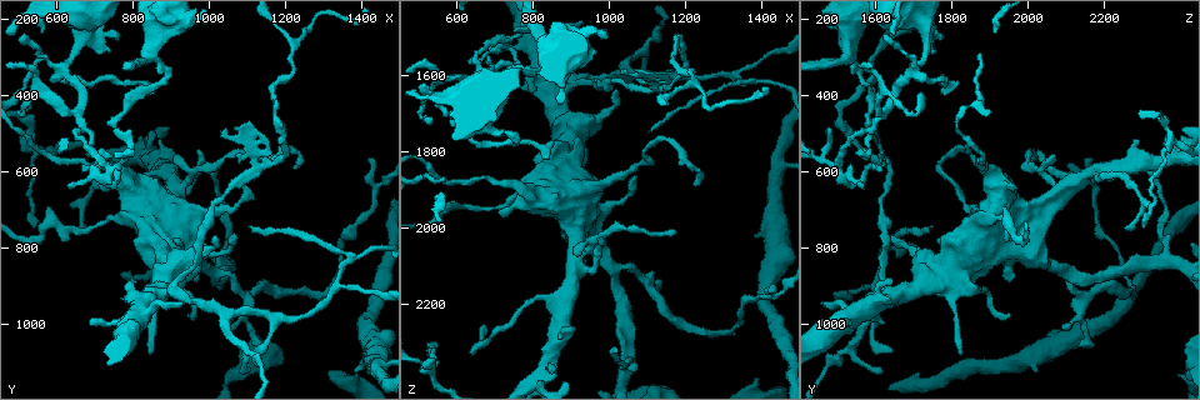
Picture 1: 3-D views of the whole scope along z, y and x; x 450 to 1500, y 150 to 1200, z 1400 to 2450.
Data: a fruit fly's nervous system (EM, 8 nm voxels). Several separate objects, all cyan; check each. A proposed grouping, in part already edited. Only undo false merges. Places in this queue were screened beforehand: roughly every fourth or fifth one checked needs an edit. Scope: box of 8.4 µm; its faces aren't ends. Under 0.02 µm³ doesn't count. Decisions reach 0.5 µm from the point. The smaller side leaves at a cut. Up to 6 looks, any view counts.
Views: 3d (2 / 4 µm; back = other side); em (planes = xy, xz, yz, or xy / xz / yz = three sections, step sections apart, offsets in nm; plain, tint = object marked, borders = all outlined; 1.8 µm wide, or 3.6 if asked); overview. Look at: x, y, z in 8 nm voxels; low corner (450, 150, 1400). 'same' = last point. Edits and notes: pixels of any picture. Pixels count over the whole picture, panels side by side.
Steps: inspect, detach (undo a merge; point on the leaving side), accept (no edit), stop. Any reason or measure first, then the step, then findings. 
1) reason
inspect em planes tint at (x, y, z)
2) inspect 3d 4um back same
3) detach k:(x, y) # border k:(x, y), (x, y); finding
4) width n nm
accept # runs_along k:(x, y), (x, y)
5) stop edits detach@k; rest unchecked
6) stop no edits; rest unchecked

thick turns thin
inspect 3d 4um back at (870, 735, 1900)

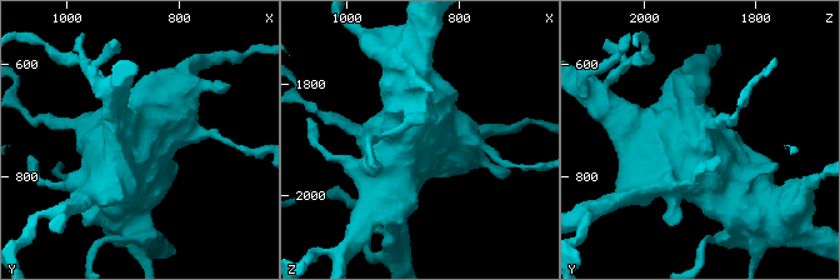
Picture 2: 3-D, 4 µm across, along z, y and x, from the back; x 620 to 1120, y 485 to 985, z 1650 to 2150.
inspect em 3.6um planes tint same

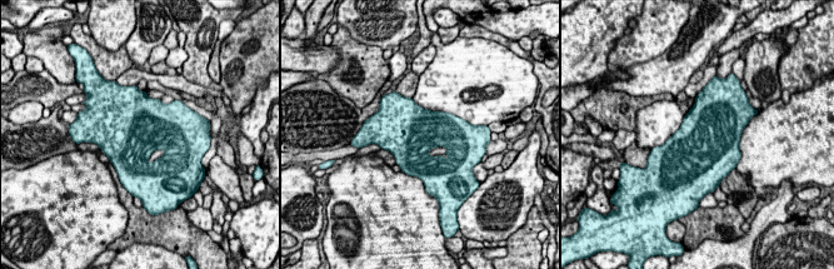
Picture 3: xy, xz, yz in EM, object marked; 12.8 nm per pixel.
width 700 nm
accept # continuous, no second neuron

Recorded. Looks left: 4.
closes a loop
inspect em planes tint at (730, 595, 1505)

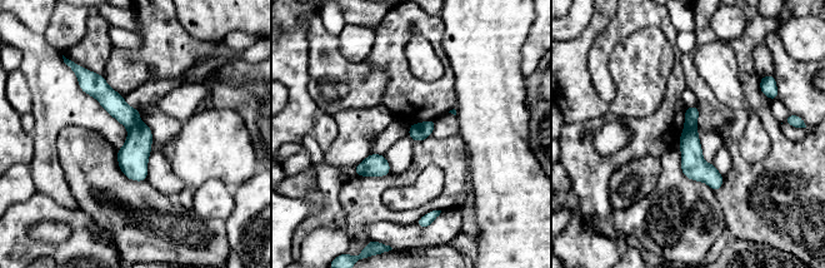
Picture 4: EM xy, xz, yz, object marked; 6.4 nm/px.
detach 4:(693, 164) # part_leaving 4:(686, 130), (691, 159), (715, 187); a second neuron is stuck on

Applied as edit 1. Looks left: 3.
stop edits detach@4; rest unchecked

